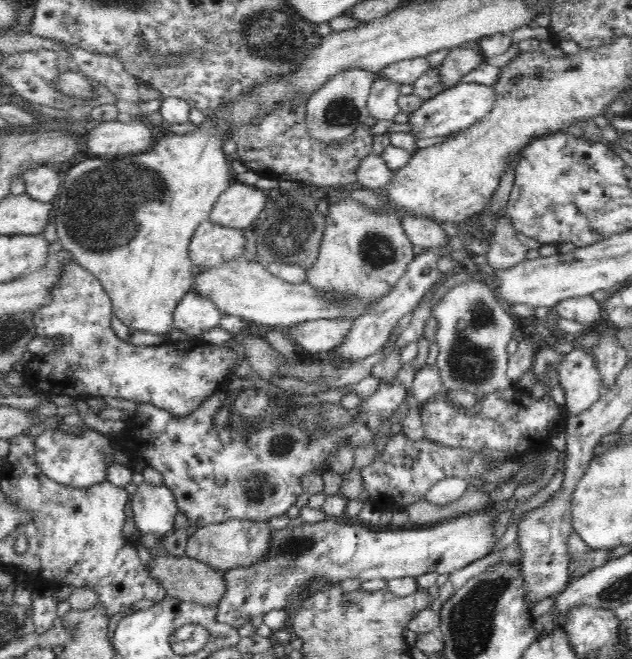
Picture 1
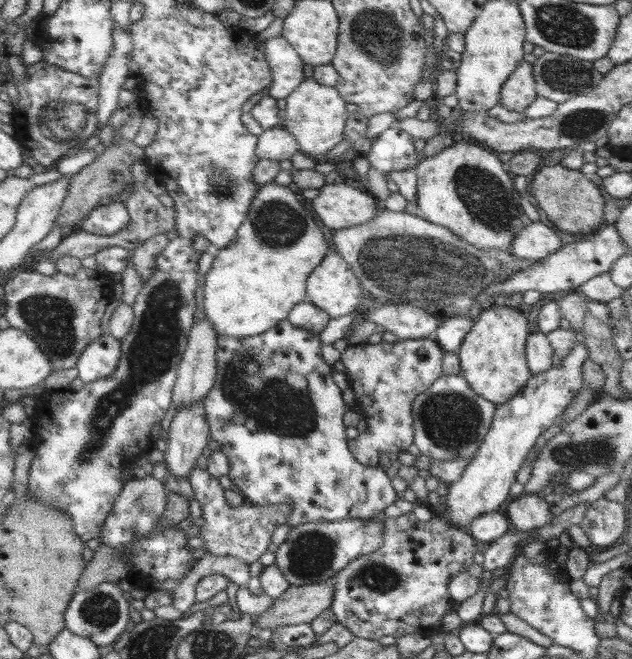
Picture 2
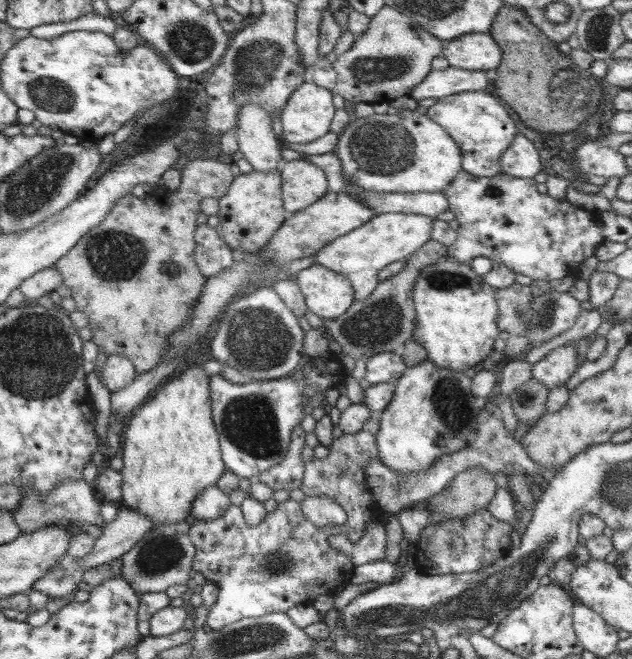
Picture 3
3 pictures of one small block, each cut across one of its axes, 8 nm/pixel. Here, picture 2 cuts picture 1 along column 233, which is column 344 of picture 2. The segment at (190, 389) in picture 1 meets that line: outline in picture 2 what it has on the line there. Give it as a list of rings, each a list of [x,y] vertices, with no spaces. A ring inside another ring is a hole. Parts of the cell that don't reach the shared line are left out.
[[[433,337],[397,340],[392,343],[381,341],[378,344],[371,344],[366,341],[347,346],[346,351],[341,354],[339,362],[344,364],[349,387],[354,392],[355,408],[360,411],[367,425],[365,432],[361,432],[356,438],[348,440],[348,449],[358,462],[368,467],[379,467],[379,452],[398,454],[408,450],[408,446],[413,443],[412,404],[419,394],[428,390],[428,387],[443,375],[443,356],[444,353],[440,344]]]

